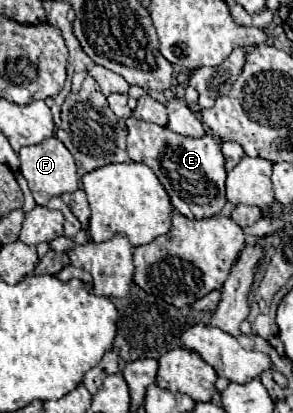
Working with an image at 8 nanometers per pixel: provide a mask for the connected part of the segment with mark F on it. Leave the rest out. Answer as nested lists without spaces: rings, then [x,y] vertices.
[[[49,137],[45,141],[41,141],[39,145],[23,147],[19,151],[19,161],[21,161],[21,175],[27,179],[37,205],[47,205],[51,197],[67,193],[67,191],[71,193],[79,187],[75,159],[57,137]]]

